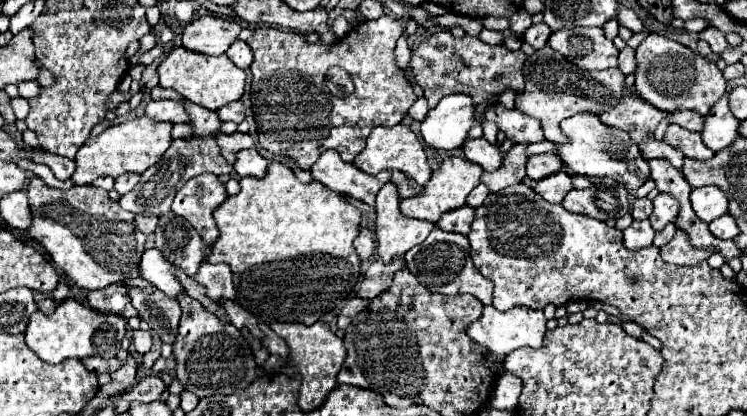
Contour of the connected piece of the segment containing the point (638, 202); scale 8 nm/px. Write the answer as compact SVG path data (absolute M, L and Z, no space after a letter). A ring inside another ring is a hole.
M647 197L635 199L631 215L635 220L648 219L653 211L653 203Z

